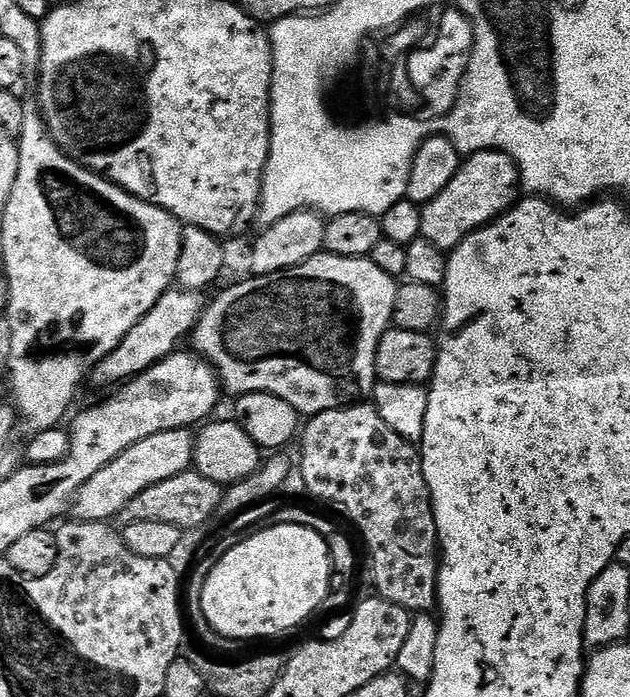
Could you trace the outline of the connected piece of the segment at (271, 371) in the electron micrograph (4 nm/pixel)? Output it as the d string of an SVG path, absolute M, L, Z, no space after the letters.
M324 250L321 251L320 255L314 256L311 260L302 262L293 268L287 268L269 276L252 276L247 279L220 293L213 304L211 301L205 307L203 322L197 324L190 337L191 351L212 362L213 368L220 373L220 383L225 393L233 392L233 397L239 398L251 392L269 392L286 402L290 402L290 406L294 406L294 410L304 418L317 416L326 410L346 408L357 402L367 401L371 397L372 391L375 390L378 383L376 375L378 342L392 324L394 302L398 298L397 277L386 274L386 270L382 270L382 266L375 264L371 258L335 256L333 252Z

